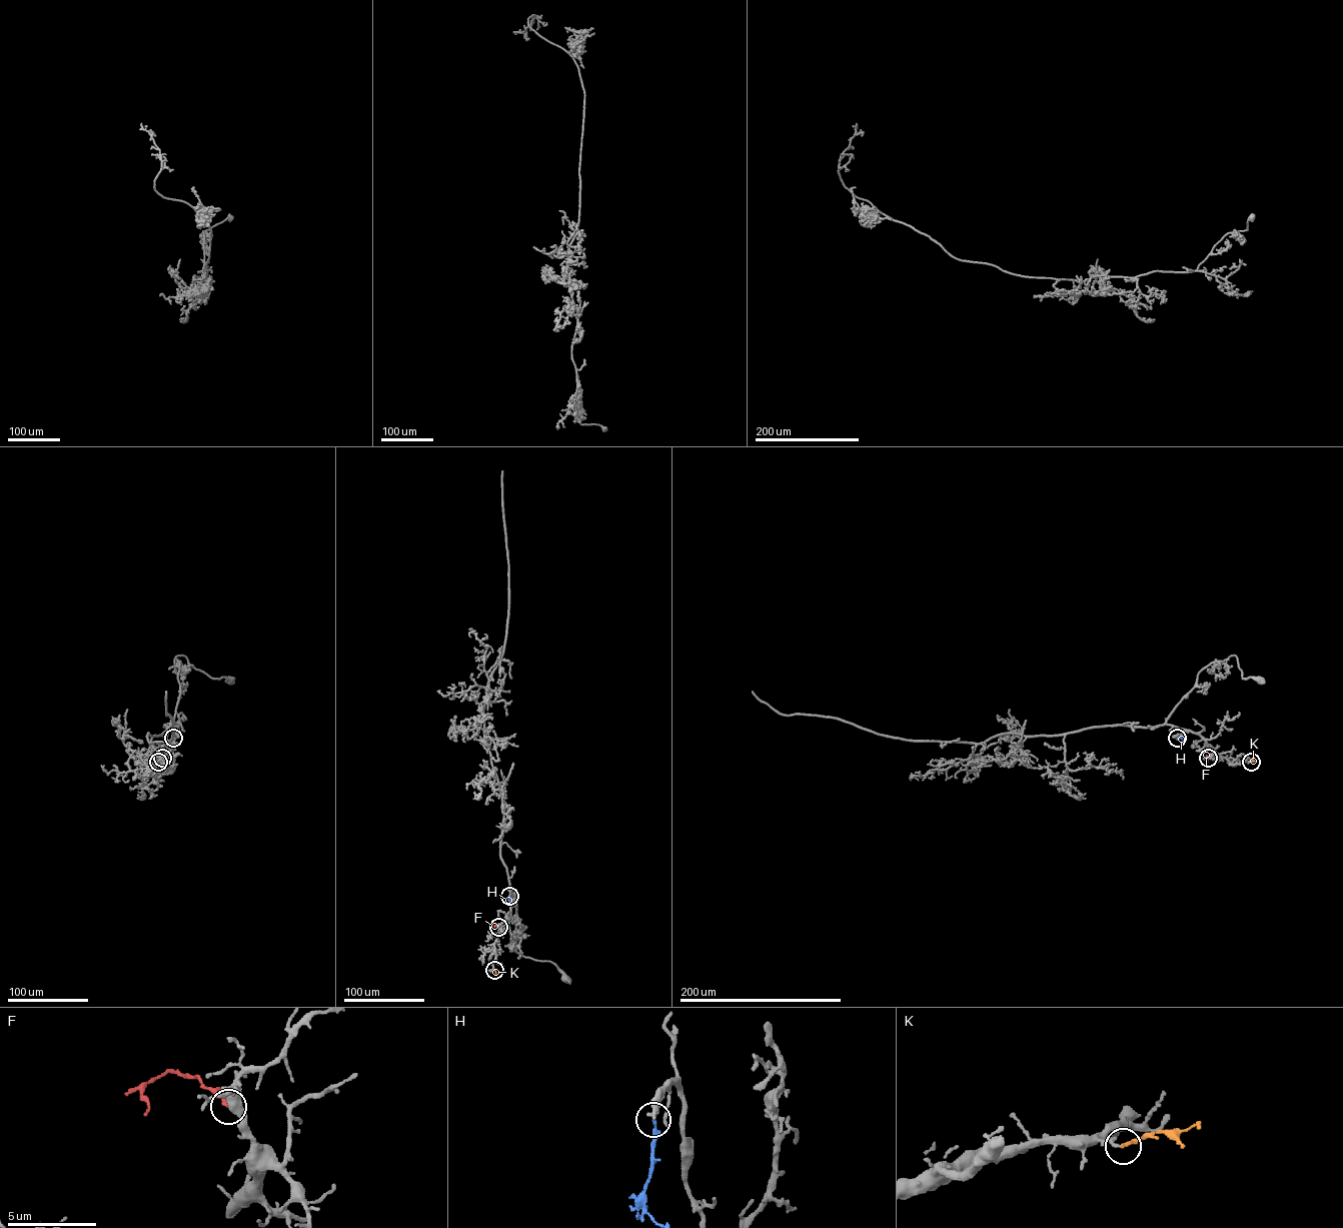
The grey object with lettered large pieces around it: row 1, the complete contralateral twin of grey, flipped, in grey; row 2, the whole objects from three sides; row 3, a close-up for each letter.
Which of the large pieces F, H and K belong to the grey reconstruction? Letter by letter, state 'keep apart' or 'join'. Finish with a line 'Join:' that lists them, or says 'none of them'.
F: join
H: keep apart
K: join
Join: F, K

